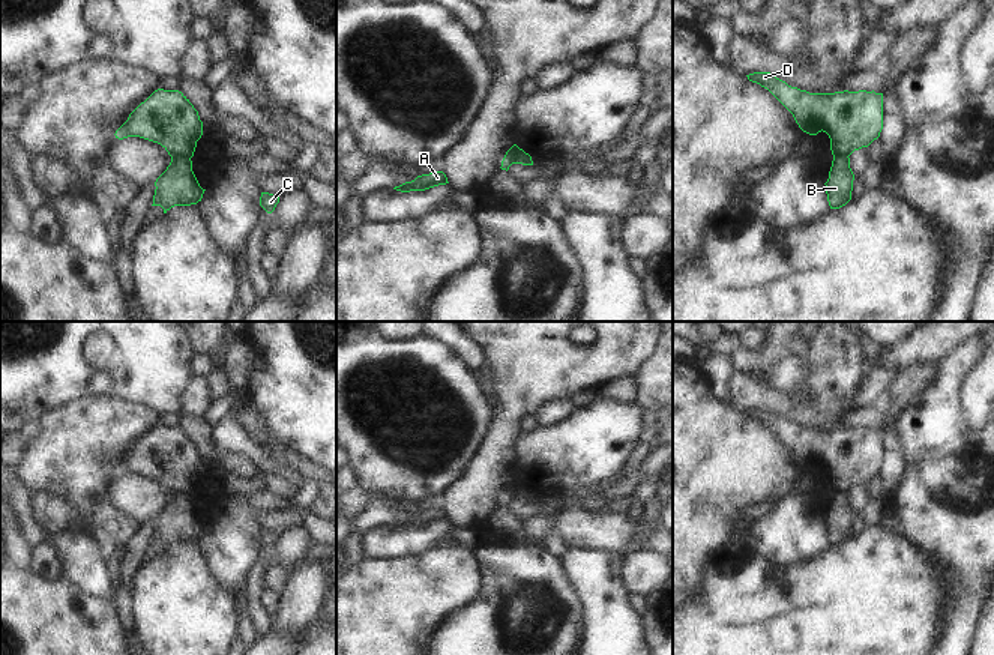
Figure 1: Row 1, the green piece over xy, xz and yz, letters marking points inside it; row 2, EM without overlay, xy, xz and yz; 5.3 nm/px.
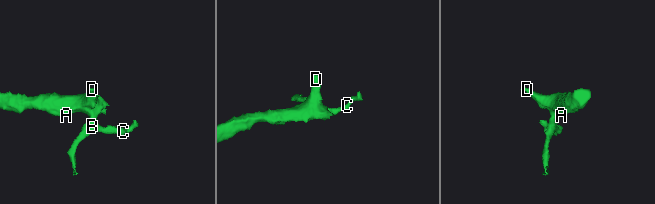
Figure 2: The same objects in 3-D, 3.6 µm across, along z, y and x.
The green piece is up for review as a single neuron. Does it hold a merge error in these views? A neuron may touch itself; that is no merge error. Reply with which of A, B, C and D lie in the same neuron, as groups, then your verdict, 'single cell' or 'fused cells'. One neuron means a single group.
A D / B C; fused cells

